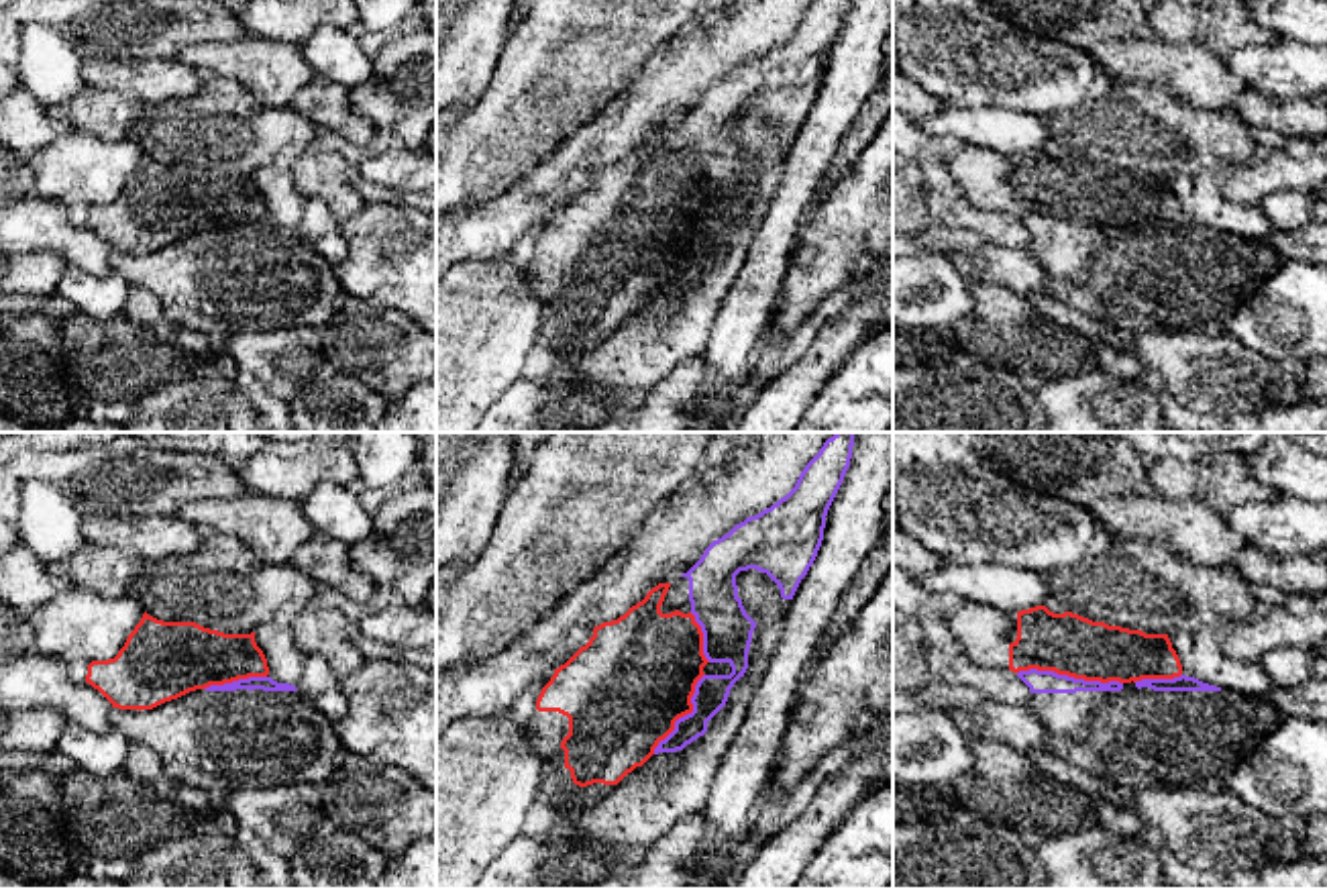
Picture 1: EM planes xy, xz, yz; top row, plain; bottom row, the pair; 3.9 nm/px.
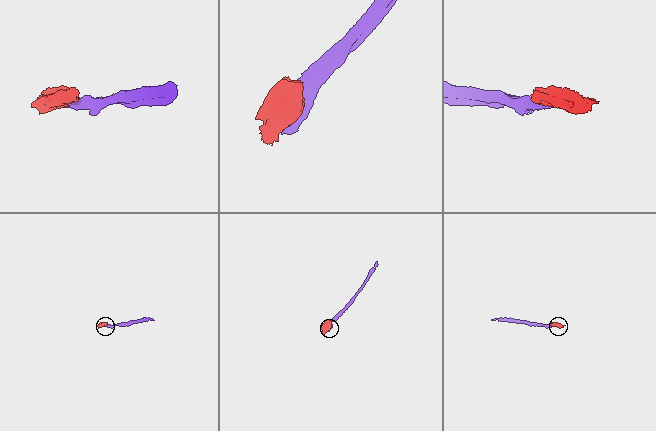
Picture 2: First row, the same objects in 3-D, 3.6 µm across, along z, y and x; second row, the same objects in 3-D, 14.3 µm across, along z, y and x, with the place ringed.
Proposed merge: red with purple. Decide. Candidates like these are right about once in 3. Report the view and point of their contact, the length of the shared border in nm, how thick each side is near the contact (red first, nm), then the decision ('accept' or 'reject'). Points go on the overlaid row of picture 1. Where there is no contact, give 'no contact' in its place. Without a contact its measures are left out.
yz (1071, 675) | 420 nm | 240/100 nm | reject

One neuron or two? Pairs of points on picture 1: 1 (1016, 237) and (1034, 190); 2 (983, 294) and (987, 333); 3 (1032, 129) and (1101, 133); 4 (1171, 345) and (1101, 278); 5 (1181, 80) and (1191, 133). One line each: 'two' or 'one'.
1: two
2: one
3: two
4: two
5: two

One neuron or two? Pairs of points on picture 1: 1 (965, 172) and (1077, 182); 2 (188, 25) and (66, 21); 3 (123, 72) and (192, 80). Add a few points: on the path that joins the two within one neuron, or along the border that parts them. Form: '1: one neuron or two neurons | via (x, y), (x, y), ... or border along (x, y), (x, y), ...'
1: one neuron | via (993, 180), (1048, 182)
2: one neuron | via (157, 25), (96, 25)
3: one neuron | via (139, 78), (176, 80)

